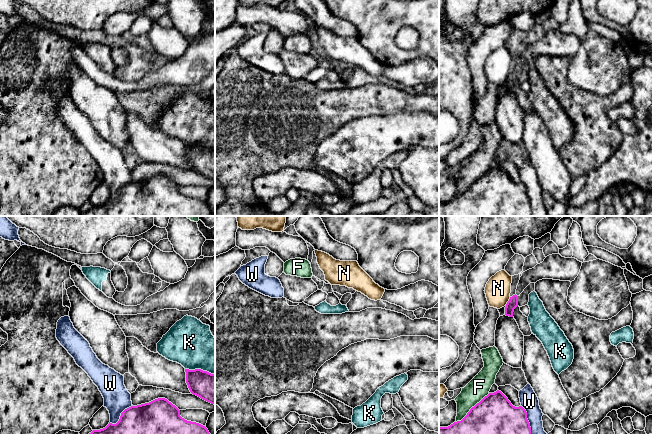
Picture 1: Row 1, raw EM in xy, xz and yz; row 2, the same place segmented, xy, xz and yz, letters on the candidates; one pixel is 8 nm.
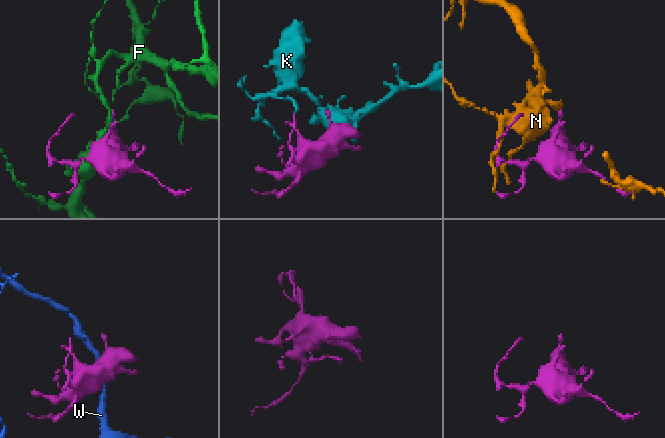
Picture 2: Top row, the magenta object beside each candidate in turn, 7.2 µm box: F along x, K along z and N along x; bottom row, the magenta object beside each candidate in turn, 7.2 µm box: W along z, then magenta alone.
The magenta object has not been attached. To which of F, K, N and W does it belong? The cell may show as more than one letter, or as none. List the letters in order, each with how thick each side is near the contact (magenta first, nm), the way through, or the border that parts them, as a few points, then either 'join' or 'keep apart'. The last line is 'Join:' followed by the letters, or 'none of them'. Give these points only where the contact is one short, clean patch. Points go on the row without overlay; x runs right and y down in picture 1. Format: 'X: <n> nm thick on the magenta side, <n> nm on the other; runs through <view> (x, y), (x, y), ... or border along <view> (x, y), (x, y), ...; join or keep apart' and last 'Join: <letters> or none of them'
F: 500 nm thick on the magenta side, 170 nm on the other; keep apart
K: 240 nm thick on the magenta side, 380 nm on the other; keep apart
N: 80 nm thick on the magenta side, 200 nm on the other; keep apart
W: 500 nm thick on the magenta side, 150 nm on the other; keep apart
Join: none of them

